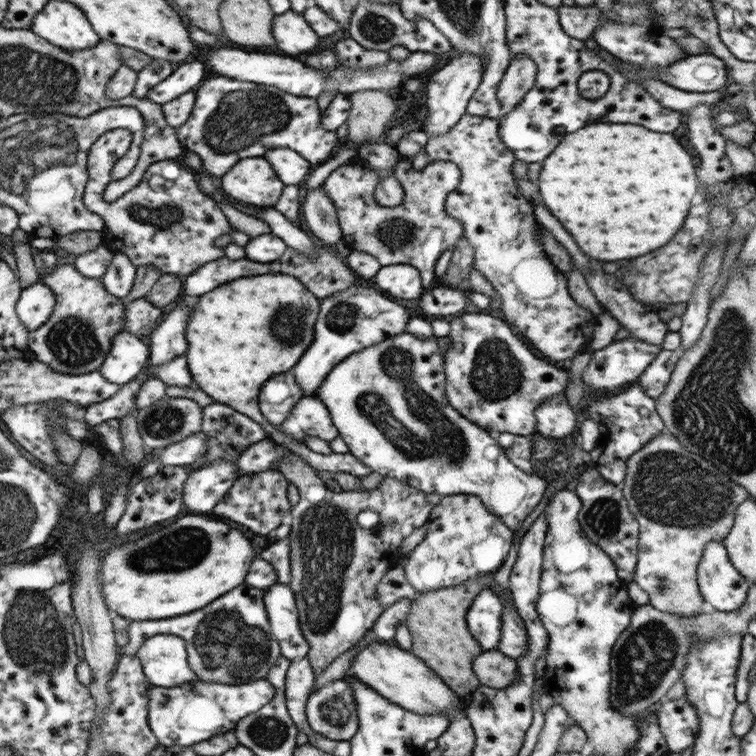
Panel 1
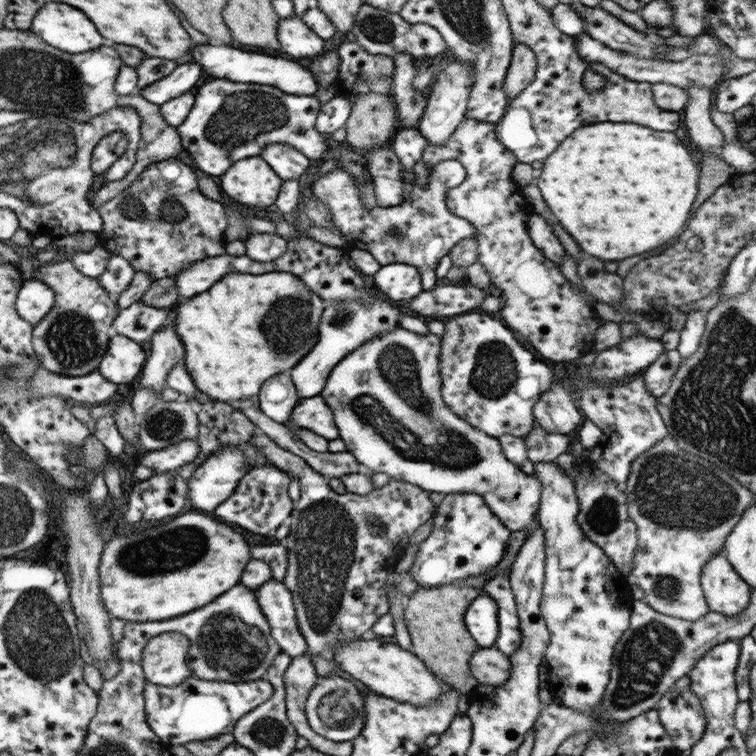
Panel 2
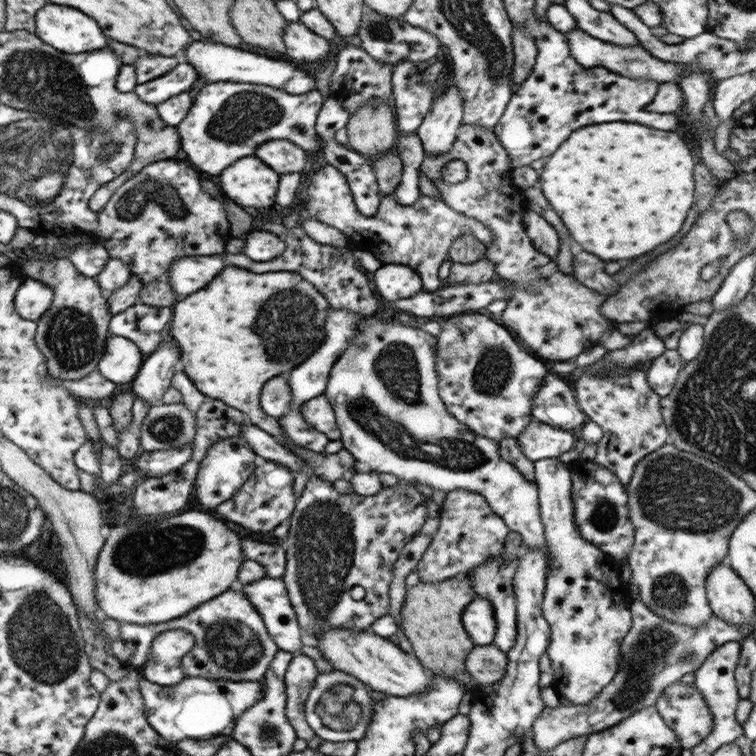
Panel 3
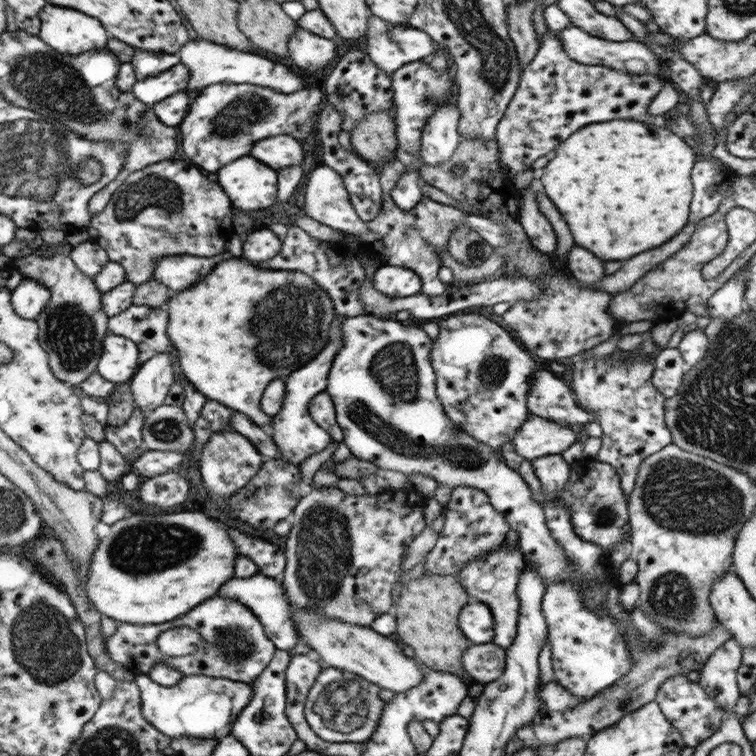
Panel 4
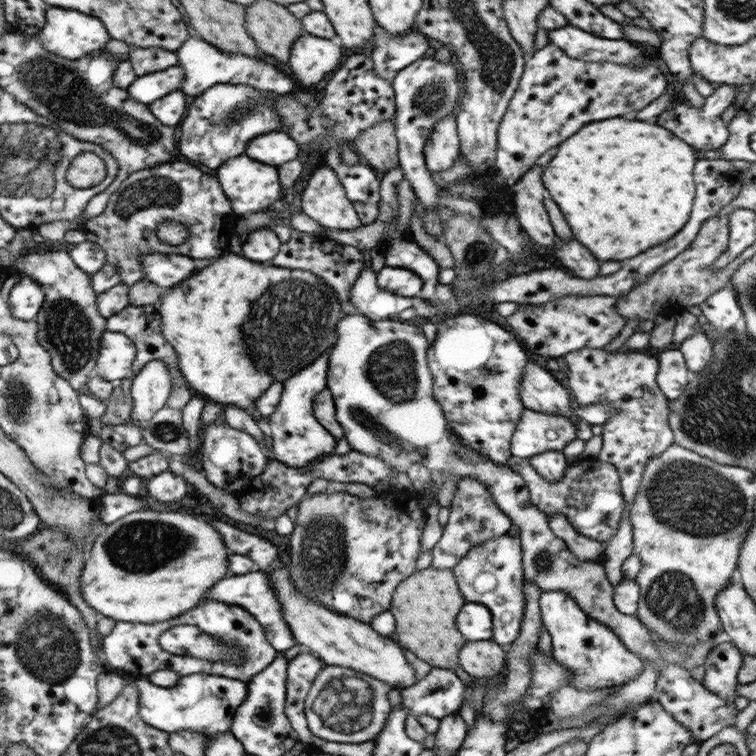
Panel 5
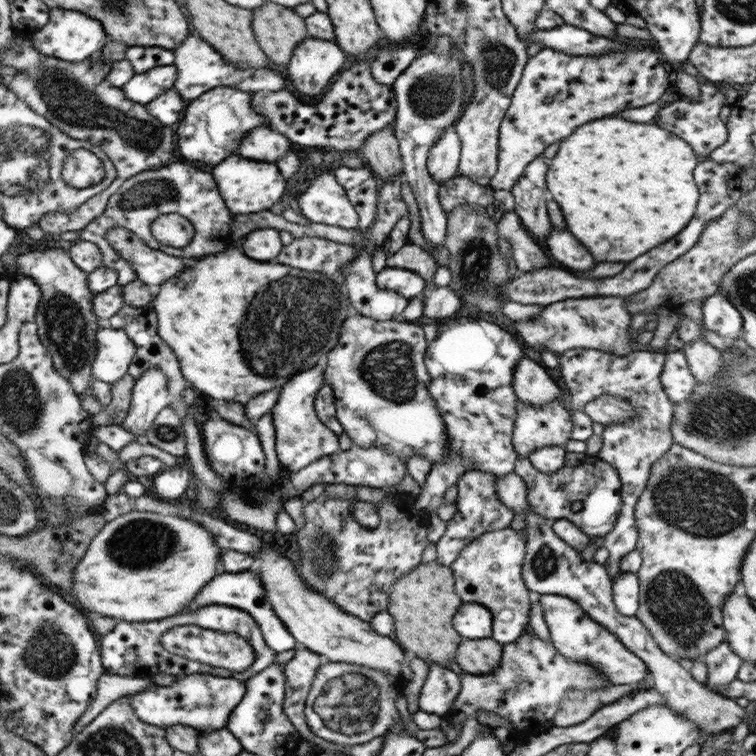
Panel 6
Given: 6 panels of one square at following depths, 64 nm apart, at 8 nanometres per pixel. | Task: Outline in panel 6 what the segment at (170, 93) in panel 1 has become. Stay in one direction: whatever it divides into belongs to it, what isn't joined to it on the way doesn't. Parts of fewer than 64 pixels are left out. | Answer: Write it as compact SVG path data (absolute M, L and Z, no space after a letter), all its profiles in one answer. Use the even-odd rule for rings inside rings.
M157 66L149 72L135 74L121 90L125 96L137 104L149 104L157 96L161 96L165 90L173 88L173 82L177 80L177 68L171 66Z

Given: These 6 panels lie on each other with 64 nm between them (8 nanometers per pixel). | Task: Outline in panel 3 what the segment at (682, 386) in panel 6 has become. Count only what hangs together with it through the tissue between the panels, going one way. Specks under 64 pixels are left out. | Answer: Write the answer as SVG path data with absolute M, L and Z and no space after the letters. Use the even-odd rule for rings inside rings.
M665 350L661 356L657 356L651 366L647 368L647 386L659 396L665 398L677 380L679 370L683 368L683 360L677 350Z

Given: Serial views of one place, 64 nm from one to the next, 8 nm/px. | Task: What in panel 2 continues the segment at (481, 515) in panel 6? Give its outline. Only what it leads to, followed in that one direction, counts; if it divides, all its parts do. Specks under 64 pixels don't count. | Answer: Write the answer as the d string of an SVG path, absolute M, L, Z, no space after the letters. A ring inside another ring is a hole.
M447 494L437 506L435 506L435 514L433 514L433 524L431 524L431 534L421 542L421 544L417 544L413 550L411 550L411 554L415 556L413 558L413 564L409 566L409 576L413 578L413 582L415 584L419 584L419 586L423 586L423 588L435 588L435 586L445 586L445 584L453 584L453 582L457 582L457 580L465 580L465 578L469 578L469 576L479 576L479 574L485 574L485 572L489 572L491 568L495 568L497 564L499 564L499 560L503 558L503 554L505 554L505 548L507 548L507 538L509 538L509 530L505 528L505 524L501 524L501 520L487 508L487 504L483 502L483 498L481 496L475 496L475 494Z

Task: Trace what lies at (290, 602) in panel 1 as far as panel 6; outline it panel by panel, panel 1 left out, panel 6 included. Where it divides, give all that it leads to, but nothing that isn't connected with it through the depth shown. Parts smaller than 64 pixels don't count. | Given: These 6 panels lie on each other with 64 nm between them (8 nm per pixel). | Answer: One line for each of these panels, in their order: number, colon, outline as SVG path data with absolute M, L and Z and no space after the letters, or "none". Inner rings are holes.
2: M267 580L263 586L253 588L257 594L257 604L271 628L273 640L279 644L281 652L289 654L291 660L307 654L307 642L299 632L295 606L291 592L279 580Z
3: M265 576L251 584L241 584L239 590L251 600L253 608L263 618L265 628L277 648L293 656L299 654L299 622L291 606L285 582Z
4: M257 572L257 574L249 576L249 578L231 578L227 584L223 584L223 588L219 588L217 596L239 600L241 604L245 604L261 620L265 636L275 644L277 650L289 652L301 640L299 632L295 628L295 620L291 618L291 606L287 602L285 588L275 578L269 578L269 576L261 574L261 572Z
5: M253 570L247 574L235 574L235 576L225 576L223 580L219 580L219 584L215 584L215 588L211 588L211 592L207 592L207 596L203 596L203 602L211 602L217 600L221 604L233 604L233 606L241 606L245 608L263 628L263 634L267 638L267 642L277 650L277 652L285 652L291 646L297 644L297 640L293 638L293 632L289 630L283 612L281 612L281 602L277 600L277 594L271 586L271 580L265 572Z
6: M249 570L249 572L223 572L223 574L215 576L215 580L211 580L211 584L207 584L207 588L203 588L203 592L199 592L199 596L195 596L195 600L183 612L187 612L187 610L195 612L195 608L209 606L209 604L221 604L221 606L231 606L231 608L245 610L259 624L259 630L263 634L265 644L275 652L285 652L285 650L297 650L299 648L295 638L287 632L285 624L279 620L273 606L269 604L267 596L265 596L263 582L261 582L261 576L255 570Z

